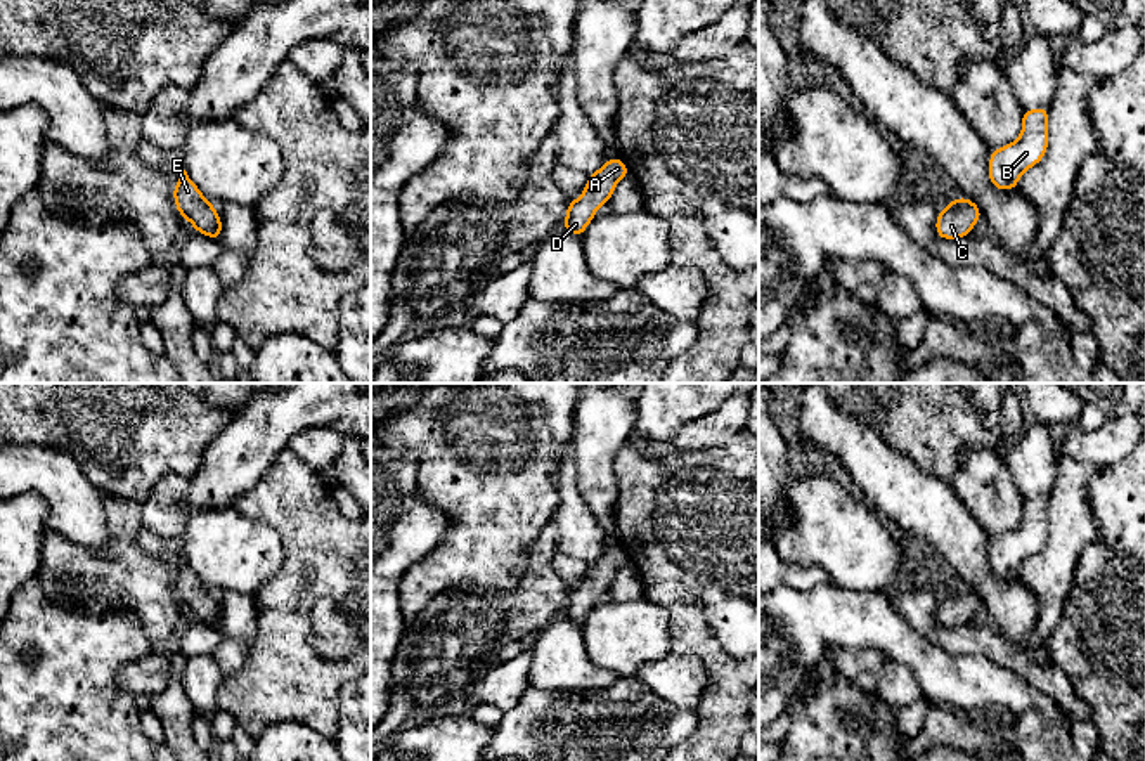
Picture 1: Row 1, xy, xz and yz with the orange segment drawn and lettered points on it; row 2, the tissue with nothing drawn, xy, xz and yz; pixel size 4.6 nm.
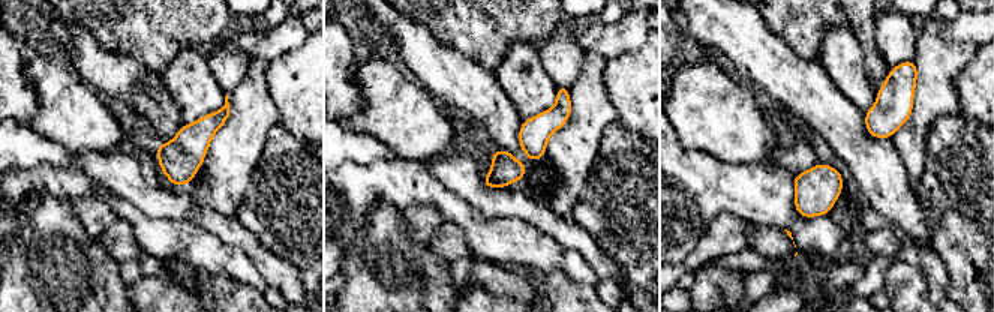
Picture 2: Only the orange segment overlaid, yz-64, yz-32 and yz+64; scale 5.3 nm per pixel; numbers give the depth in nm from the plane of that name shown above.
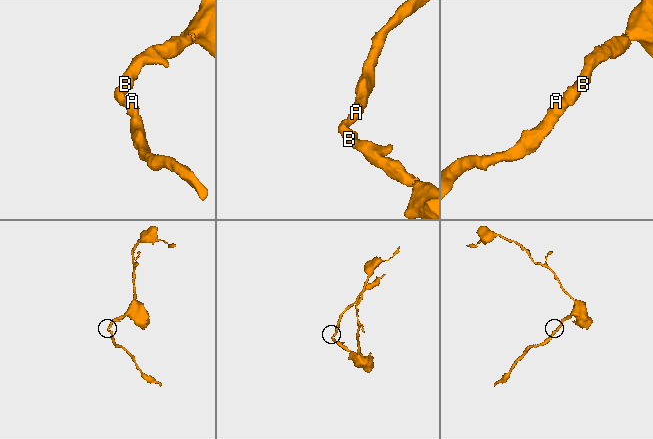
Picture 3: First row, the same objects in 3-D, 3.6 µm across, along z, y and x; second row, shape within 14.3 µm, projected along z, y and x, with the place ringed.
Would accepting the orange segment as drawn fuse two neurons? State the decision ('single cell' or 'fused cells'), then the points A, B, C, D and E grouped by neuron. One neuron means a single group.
single cell; A B C D E

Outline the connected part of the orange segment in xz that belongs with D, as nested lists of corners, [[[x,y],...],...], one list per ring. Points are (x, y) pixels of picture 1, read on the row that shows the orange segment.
[[[618,156],[603,163],[598,172],[589,175],[582,196],[568,201],[561,229],[582,237],[598,208],[611,199],[617,182],[627,175],[631,172]]]

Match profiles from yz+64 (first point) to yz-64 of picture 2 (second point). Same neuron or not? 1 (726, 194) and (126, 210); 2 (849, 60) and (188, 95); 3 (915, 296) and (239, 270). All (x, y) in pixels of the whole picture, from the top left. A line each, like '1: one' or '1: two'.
1: one
2: one
3: two

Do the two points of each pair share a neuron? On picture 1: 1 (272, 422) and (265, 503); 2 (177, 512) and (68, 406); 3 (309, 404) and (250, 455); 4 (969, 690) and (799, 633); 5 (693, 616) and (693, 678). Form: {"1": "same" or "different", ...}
{"1": "different", "2": "different", "3": "same", "4": "same", "5": "different"}

